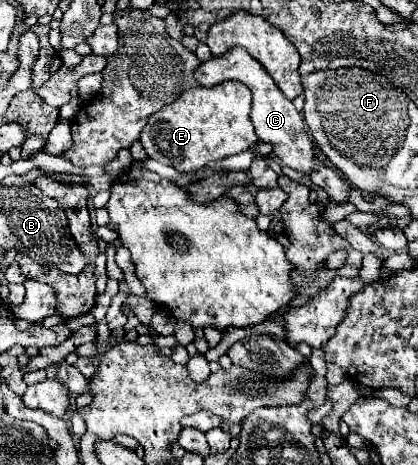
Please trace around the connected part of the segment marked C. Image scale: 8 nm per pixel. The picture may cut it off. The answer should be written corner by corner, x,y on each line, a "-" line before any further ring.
233,47
231,51
227,51
227,55
223,57
213,57
211,61
205,61
197,67
195,71
195,79
205,85
205,87
213,87
219,85
221,81
241,81
243,85
247,85
253,93
253,109
251,109
251,119
255,125
255,133
261,141
271,143
273,145
273,153
281,159
283,165
303,173
303,175
311,175
317,171
317,163
315,163
315,151
313,151
313,141
305,129
303,117
301,113
293,107
293,103
279,91
279,87
275,85
275,81
267,75
265,67
255,61
247,51
243,51
241,47

